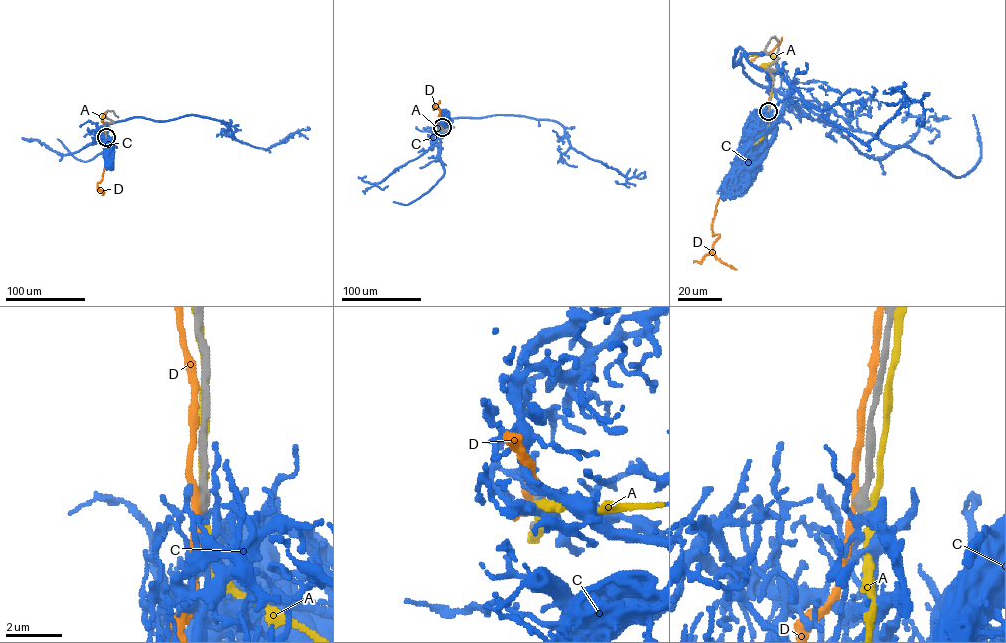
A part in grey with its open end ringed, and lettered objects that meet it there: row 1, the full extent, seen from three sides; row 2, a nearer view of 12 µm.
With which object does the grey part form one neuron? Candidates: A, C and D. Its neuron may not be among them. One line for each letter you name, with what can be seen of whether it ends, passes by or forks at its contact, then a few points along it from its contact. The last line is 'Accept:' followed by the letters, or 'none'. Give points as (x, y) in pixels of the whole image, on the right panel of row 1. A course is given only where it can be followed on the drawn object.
Accept: none

